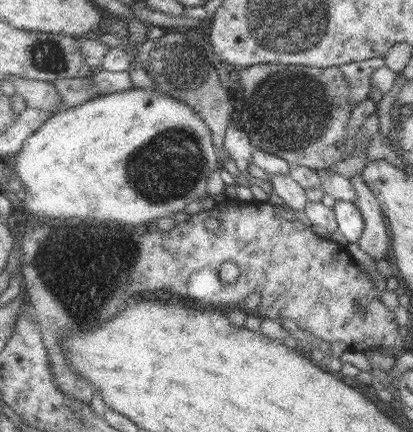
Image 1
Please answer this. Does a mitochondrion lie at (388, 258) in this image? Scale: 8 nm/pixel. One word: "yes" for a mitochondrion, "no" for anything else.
no

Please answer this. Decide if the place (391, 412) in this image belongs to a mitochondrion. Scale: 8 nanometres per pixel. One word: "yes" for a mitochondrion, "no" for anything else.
no

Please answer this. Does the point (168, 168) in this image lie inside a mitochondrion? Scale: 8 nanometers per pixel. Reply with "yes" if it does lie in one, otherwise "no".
yes

